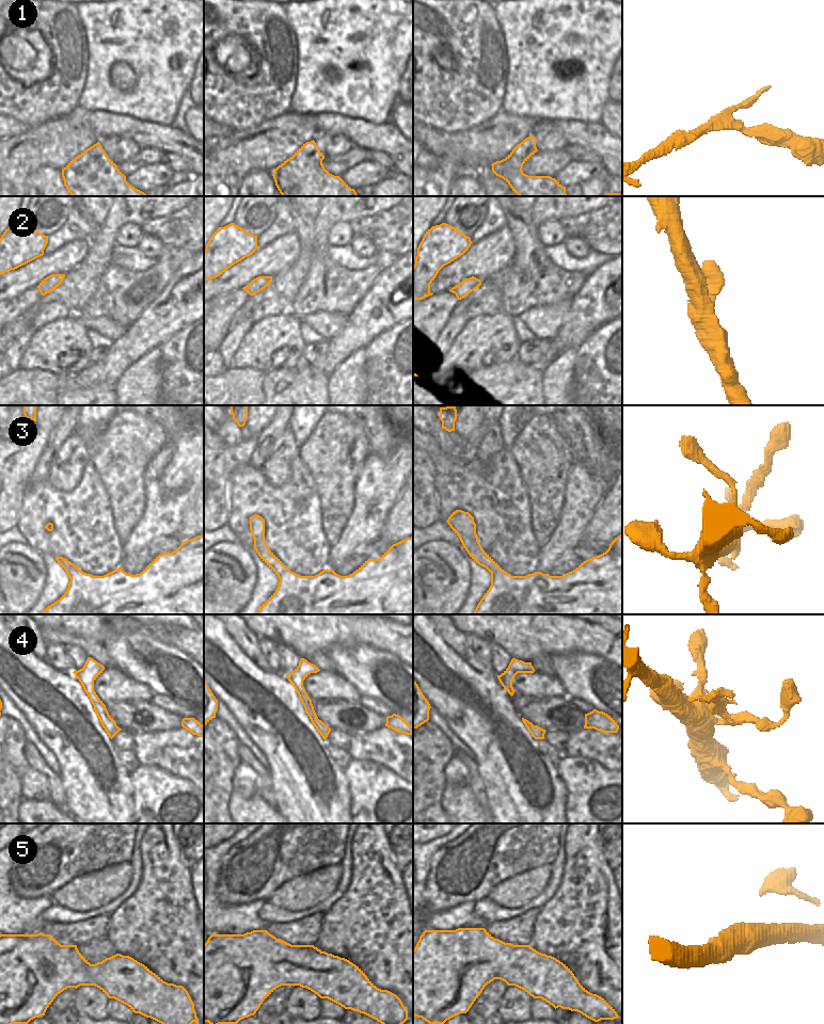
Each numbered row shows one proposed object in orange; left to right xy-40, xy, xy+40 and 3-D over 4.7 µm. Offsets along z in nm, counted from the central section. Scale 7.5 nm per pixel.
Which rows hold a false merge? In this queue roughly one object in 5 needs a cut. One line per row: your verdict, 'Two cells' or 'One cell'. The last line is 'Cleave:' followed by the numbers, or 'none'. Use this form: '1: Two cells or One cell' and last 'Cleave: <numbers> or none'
1: One cell
2: One cell
3: One cell
4: Two cells
5: One cell
Cleave: 4.

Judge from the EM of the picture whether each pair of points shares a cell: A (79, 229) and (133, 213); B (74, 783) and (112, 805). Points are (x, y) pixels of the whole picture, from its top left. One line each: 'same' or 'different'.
A: different
B: same

